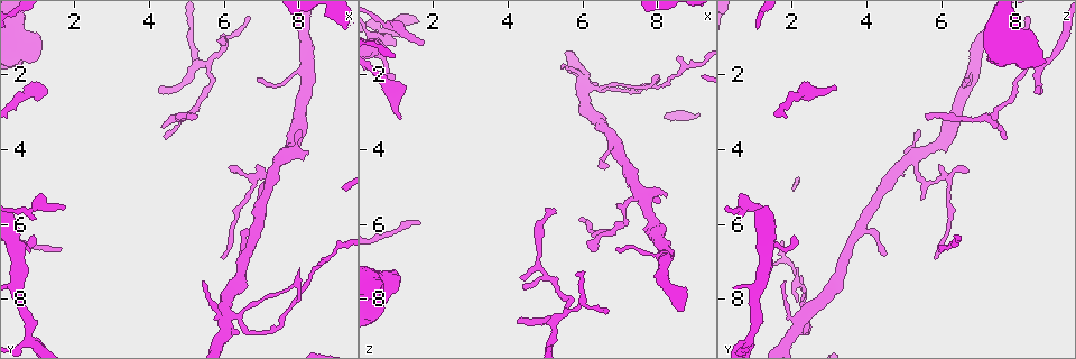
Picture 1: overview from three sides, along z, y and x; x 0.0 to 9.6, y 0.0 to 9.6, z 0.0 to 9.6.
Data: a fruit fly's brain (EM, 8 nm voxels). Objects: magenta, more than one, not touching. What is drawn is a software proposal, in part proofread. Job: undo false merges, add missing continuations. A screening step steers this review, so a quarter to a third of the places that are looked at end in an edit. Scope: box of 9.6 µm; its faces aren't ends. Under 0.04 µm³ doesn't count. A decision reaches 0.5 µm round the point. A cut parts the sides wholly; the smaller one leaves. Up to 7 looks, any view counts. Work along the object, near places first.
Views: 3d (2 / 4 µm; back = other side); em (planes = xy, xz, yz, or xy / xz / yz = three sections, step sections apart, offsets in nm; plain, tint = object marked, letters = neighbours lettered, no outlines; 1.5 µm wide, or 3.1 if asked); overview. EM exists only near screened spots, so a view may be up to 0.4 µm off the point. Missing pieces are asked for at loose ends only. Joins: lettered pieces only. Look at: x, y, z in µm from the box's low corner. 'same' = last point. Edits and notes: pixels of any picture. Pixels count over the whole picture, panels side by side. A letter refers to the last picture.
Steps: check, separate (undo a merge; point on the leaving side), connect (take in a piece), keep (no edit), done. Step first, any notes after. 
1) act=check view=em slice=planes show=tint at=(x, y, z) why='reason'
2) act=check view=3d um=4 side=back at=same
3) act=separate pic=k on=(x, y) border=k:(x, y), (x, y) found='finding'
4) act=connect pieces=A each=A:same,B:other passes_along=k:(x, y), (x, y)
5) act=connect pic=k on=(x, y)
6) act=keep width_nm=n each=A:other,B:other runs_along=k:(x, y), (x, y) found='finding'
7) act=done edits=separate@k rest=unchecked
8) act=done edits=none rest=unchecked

act=check view=3d um=4 at=(5.30, 3.15, 5.60) why='free end'

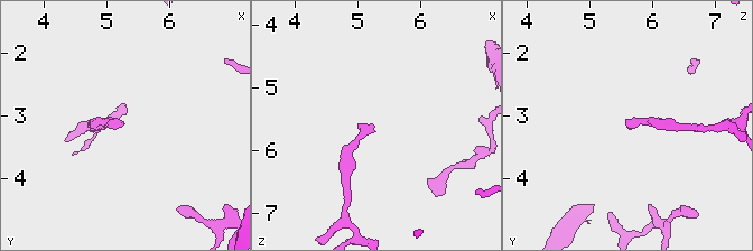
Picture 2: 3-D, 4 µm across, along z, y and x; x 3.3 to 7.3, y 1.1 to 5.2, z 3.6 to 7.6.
act=check view=em slice=planes show=letters at=(5.20, 3.20, 5.60)

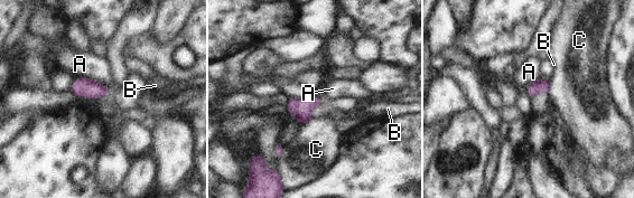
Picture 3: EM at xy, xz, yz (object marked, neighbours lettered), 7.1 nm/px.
act=keep each=A:other,B:other,C:other border=3:(76, 76), (100, 82), (110, 91) found='none of them fits'

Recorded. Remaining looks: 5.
act=check view=em slice=yz step=8 show=letters at=(1.10, 1.00, 7.45) why='stops while still wide'

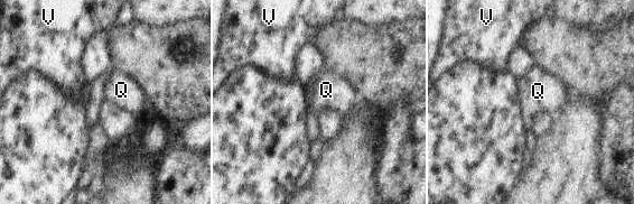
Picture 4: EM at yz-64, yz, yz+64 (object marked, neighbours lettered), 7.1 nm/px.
act=check view=em slice=planes show=letters at=same

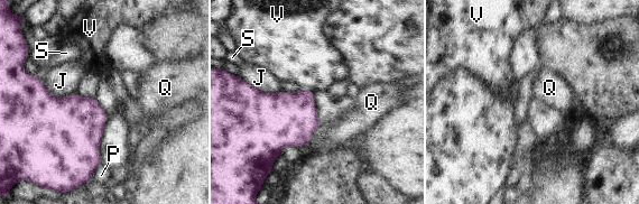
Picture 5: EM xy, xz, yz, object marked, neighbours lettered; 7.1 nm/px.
act=keep each=J:other,P:other,Q:other,S:other,V:other found='no lettered piece goes on from it'

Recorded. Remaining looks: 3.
act=check view=em slice=planes show=tint at=(6.00, 1.25, 7.30)

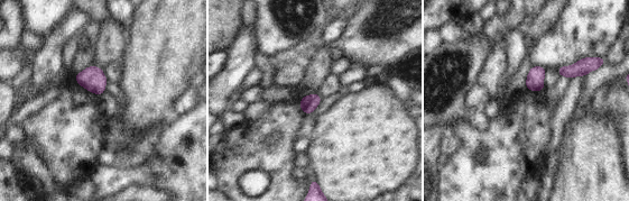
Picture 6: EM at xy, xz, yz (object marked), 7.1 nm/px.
act=check view=em slice=planes show=letters at=same

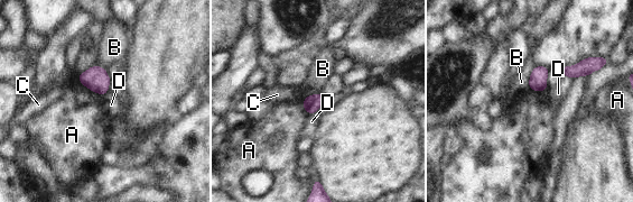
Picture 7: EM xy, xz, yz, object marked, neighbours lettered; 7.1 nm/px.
act=keep each=A:other,B:other,C:other,D:other border=7:(80, 83), (101, 95) found='none of them fits'

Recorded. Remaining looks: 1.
act=done edits=none rest=unchecked

